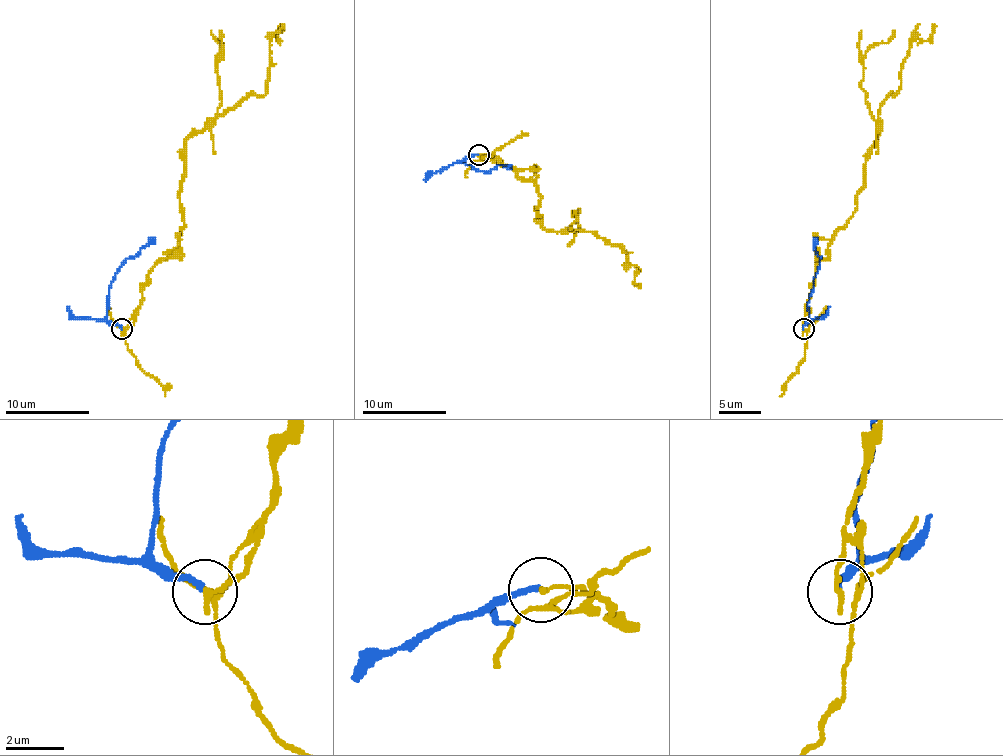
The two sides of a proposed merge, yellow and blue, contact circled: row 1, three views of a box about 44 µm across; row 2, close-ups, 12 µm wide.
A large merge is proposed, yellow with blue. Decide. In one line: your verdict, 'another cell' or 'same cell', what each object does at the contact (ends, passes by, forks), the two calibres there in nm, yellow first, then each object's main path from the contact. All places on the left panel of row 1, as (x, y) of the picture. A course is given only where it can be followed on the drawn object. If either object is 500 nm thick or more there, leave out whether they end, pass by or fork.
another cell; yellow ends; blue ends; calibres 200 and 190 nm; course yellow (121, 329), (134, 321), (148, 271), (178, 246), (186, 141), (249, 95), (263, 95), (270, 43), (284, 24); course blue (121, 329), (107, 319), (111, 281), (121, 264), (155, 237)

